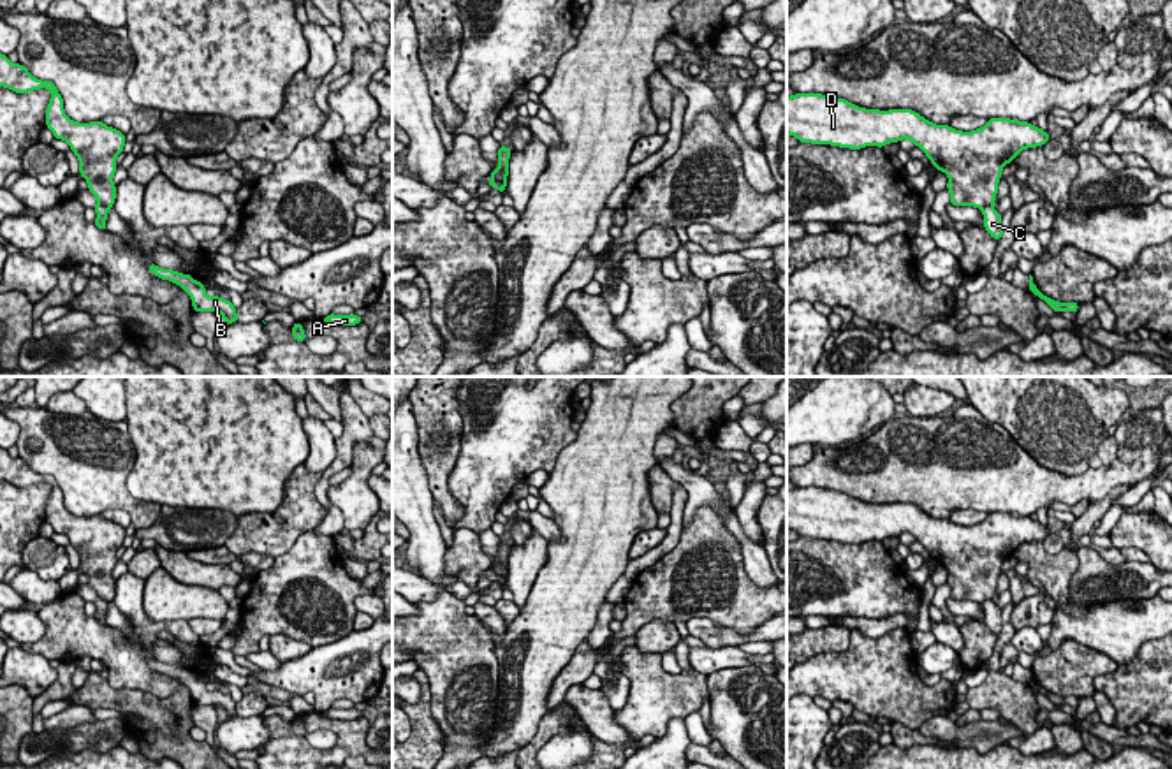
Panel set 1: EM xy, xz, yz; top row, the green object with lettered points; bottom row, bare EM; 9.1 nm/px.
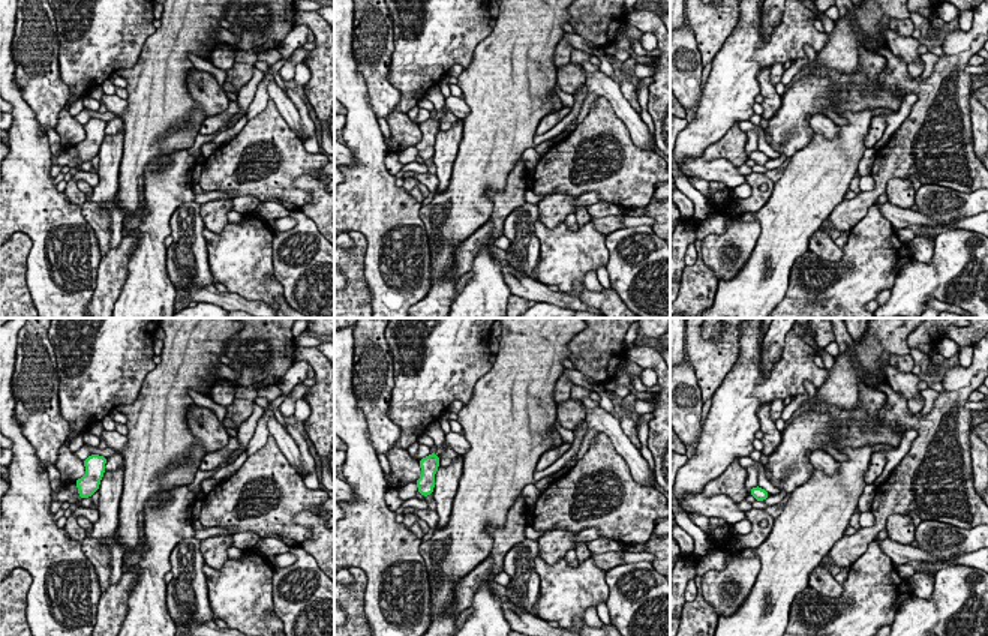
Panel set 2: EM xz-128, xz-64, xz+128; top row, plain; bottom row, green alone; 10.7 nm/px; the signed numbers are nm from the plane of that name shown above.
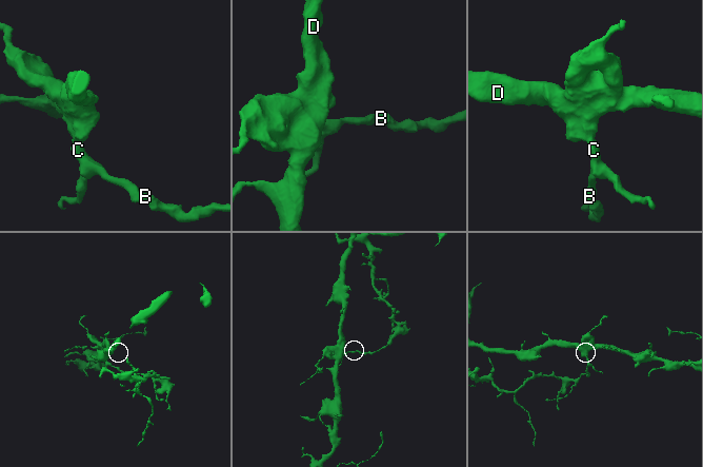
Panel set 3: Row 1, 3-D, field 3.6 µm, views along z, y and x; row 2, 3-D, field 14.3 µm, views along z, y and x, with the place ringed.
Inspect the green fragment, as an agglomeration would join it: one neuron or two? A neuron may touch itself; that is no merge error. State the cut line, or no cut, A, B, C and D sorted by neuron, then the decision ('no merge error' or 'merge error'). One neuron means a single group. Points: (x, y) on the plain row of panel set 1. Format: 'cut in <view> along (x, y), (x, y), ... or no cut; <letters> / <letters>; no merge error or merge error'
cut in xy along (97, 595), (108, 602); A B C / D; merge error

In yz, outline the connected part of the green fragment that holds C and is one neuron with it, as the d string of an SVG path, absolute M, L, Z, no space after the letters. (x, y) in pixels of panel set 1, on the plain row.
M993 600L982 602L984 607L984 623L991 628L993 634L1000 635L1003 630L1001 609Z

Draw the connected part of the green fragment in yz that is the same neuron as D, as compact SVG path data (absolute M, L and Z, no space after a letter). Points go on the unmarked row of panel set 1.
M822 487L787 491L787 528L799 537L861 544L910 533L949 570L950 598L985 602L998 588L1001 565L1022 544L1044 540L1049 526L1029 516L991 512L977 524L936 519L912 503L866 503Z

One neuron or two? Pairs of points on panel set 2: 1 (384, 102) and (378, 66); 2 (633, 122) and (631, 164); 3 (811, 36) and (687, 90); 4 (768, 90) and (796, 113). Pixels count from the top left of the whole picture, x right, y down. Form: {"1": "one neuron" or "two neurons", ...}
{"1": "one neuron", "2": "two neurons", "3": "two neurons", "4": "two neurons"}

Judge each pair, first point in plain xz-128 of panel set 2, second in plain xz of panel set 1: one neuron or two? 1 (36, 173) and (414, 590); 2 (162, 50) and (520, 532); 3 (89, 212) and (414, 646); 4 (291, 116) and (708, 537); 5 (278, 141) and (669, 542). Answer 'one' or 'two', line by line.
1: two
2: two
3: two
4: two
5: two

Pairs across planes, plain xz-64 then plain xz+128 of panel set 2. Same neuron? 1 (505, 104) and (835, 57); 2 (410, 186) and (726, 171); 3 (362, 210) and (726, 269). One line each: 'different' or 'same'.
1: same
2: different
3: same

